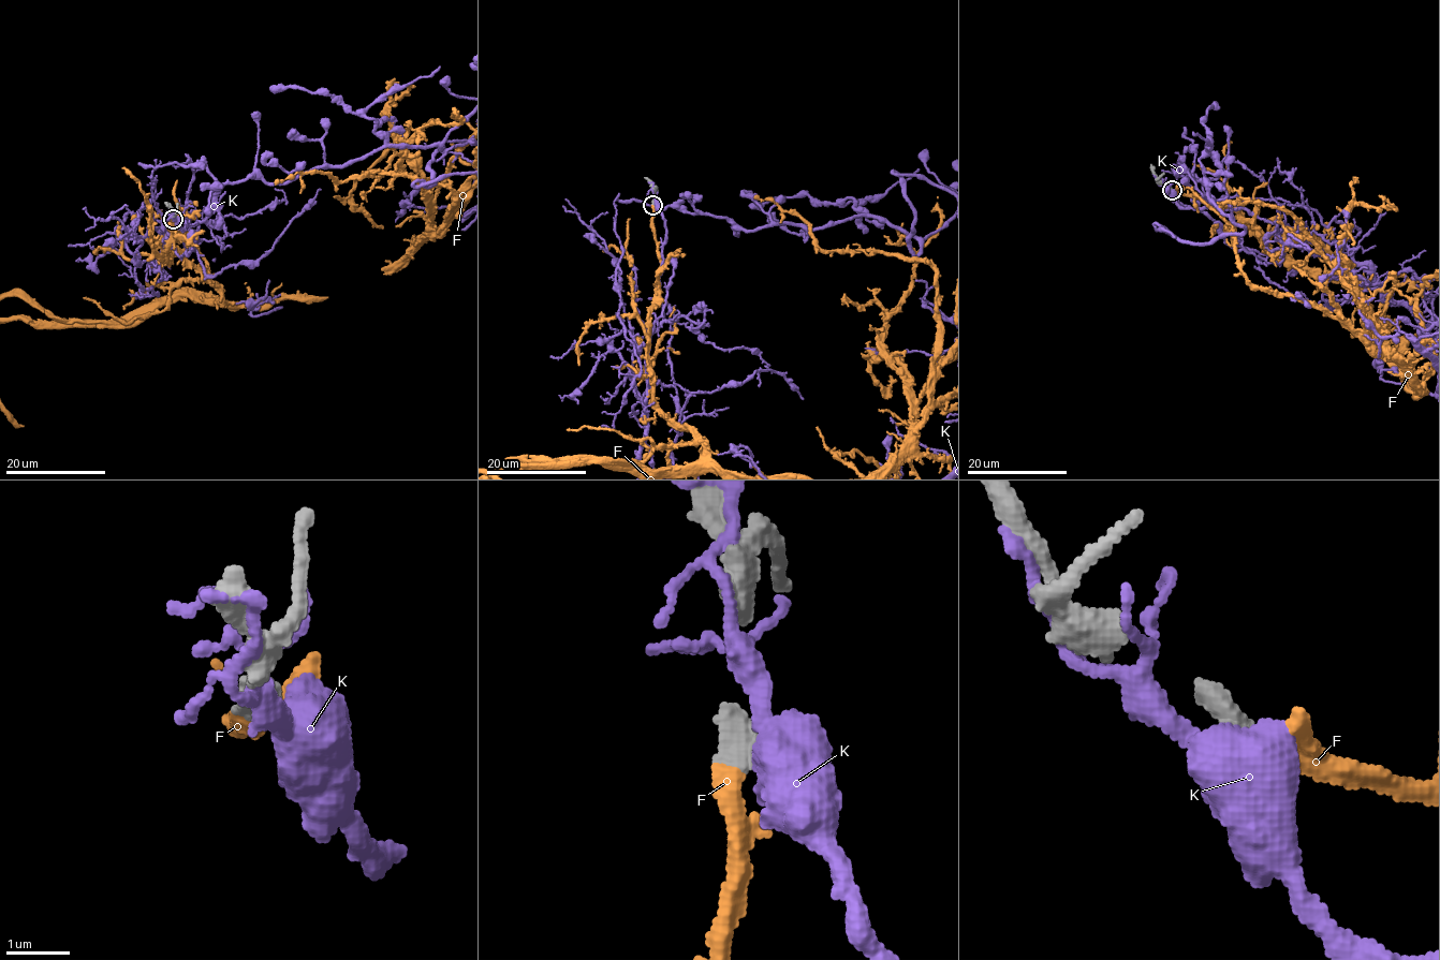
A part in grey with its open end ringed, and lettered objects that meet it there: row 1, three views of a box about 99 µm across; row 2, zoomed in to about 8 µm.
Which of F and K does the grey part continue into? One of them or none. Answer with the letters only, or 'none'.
F

